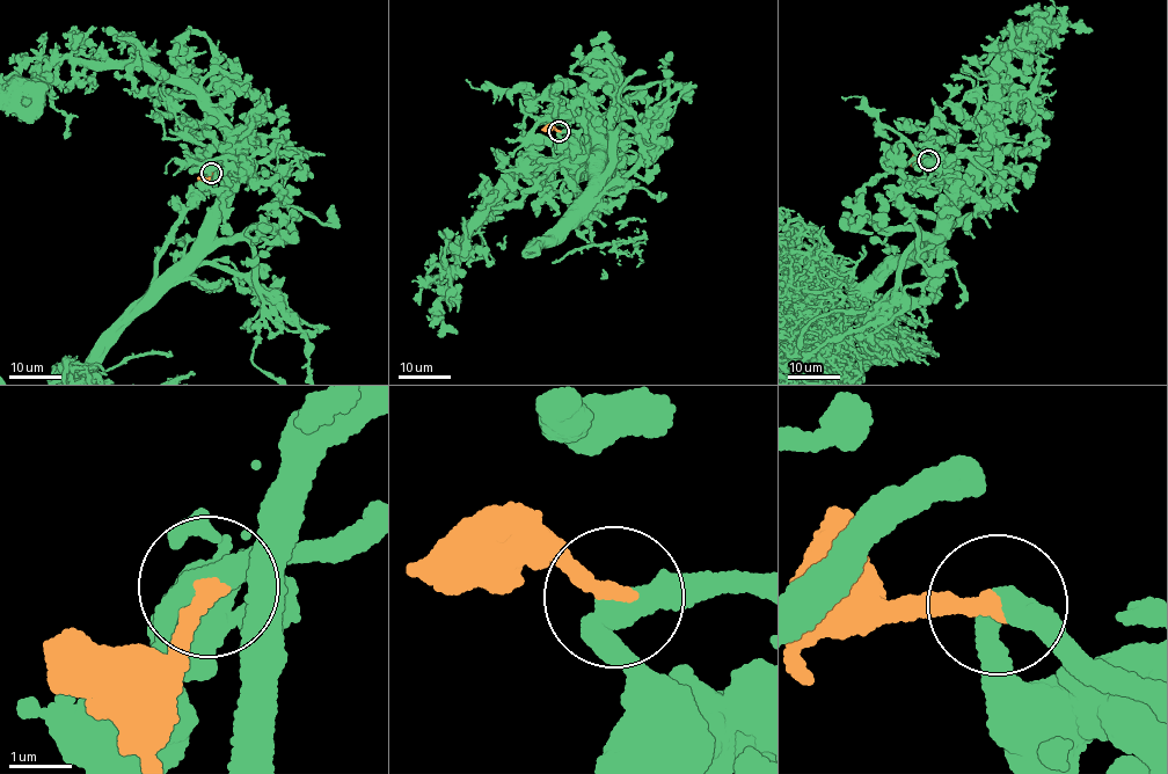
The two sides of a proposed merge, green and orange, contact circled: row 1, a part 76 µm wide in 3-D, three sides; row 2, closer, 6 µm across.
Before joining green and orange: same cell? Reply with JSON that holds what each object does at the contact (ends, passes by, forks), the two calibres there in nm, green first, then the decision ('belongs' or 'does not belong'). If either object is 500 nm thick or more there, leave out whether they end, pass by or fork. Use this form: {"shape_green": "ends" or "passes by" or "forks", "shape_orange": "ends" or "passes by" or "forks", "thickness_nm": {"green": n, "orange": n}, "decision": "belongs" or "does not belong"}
{"shape_green": "passes by", "shape_orange": "ends", "thickness_nm": {"green": 360, "orange": 260}, "decision": "belongs"}

